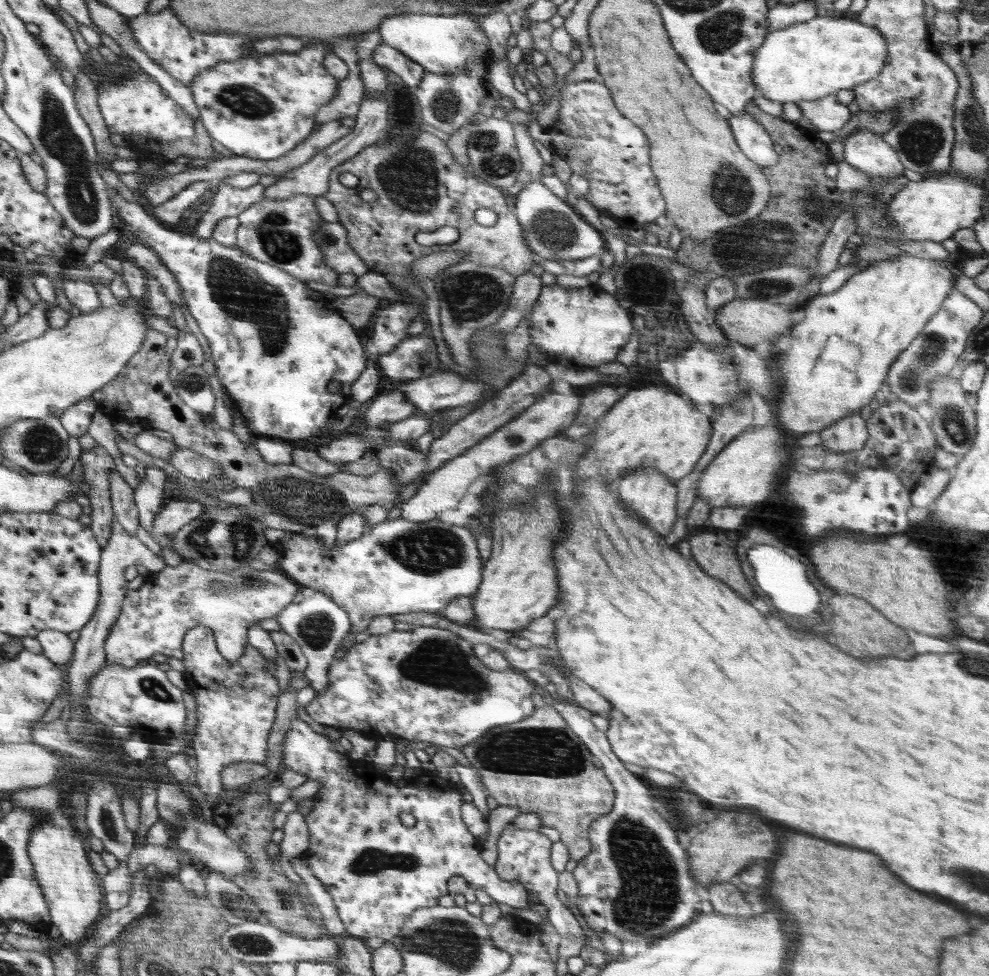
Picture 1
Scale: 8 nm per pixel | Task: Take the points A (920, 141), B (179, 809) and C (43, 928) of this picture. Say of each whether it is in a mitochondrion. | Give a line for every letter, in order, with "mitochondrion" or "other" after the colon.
A: mitochondrion
B: mitochondrion
C: other

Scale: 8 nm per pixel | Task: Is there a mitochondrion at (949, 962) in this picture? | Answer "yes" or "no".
no

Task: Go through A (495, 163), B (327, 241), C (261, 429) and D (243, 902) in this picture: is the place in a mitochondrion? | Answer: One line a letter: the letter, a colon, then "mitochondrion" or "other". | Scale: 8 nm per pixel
A: mitochondrion
B: mitochondrion
C: other
D: mitochondrion

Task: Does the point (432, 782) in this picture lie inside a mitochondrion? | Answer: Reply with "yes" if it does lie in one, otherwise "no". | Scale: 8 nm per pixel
no

